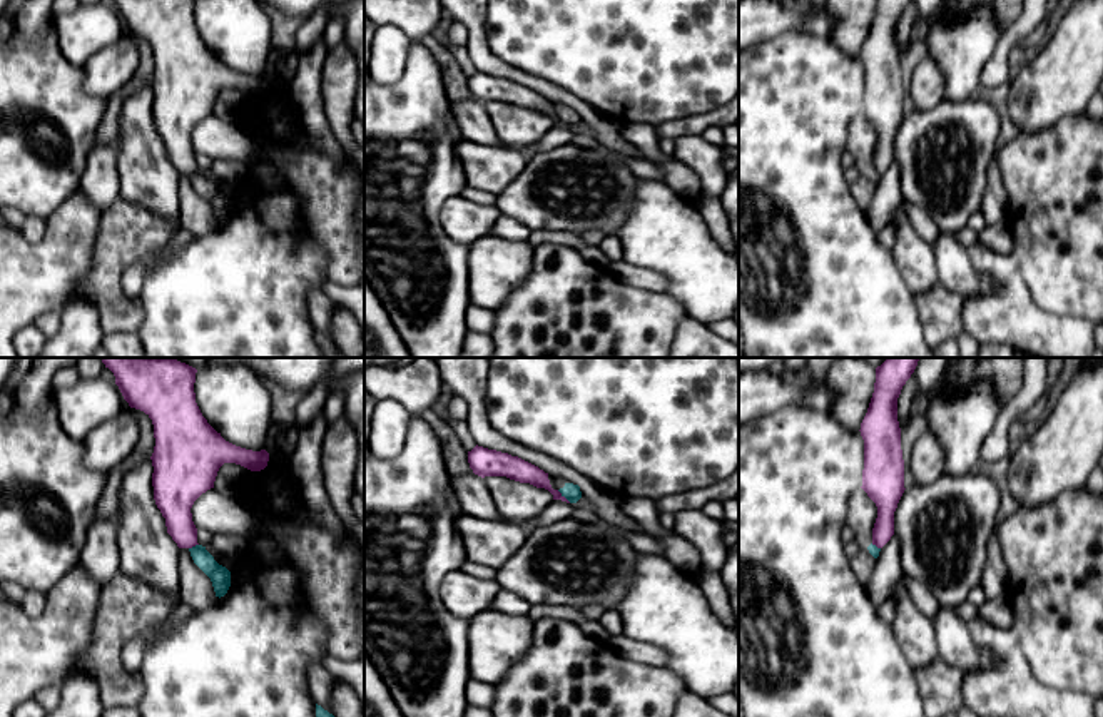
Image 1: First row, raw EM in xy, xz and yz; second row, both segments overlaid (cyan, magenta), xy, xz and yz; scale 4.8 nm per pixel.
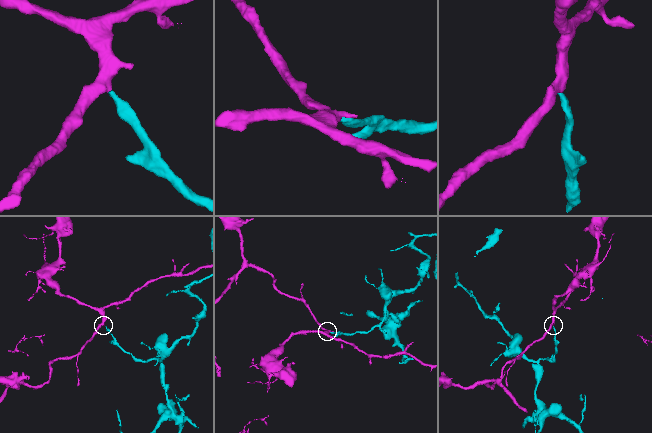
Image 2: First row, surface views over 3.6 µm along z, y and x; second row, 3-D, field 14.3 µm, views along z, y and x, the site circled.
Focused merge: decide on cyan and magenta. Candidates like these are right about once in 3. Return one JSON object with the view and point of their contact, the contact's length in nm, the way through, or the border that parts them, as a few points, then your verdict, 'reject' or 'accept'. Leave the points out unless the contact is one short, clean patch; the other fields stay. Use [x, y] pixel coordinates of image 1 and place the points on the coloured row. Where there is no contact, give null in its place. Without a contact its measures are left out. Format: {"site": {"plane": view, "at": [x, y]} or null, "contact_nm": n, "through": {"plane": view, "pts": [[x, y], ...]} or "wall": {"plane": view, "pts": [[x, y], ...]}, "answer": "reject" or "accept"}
{"site": {"plane": "xz", "at": [564, 495]}, "contact_nm": 90, "wall": {"plane": "xz", "pts": [[557, 490], [570, 502]]}, "answer": "reject"}

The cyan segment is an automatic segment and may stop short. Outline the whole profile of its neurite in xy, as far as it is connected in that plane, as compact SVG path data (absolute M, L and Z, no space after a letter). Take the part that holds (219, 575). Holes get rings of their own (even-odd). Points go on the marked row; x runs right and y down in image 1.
M202 545L189 548L194 563L211 578L216 597L224 597L231 587L231 572L219 565Z

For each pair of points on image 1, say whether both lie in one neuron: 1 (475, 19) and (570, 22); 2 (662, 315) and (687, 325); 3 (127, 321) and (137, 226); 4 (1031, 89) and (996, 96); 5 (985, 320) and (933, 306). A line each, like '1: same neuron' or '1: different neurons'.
1: different neurons
2: different neurons
3: same neuron
4: different neurons
5: different neurons

